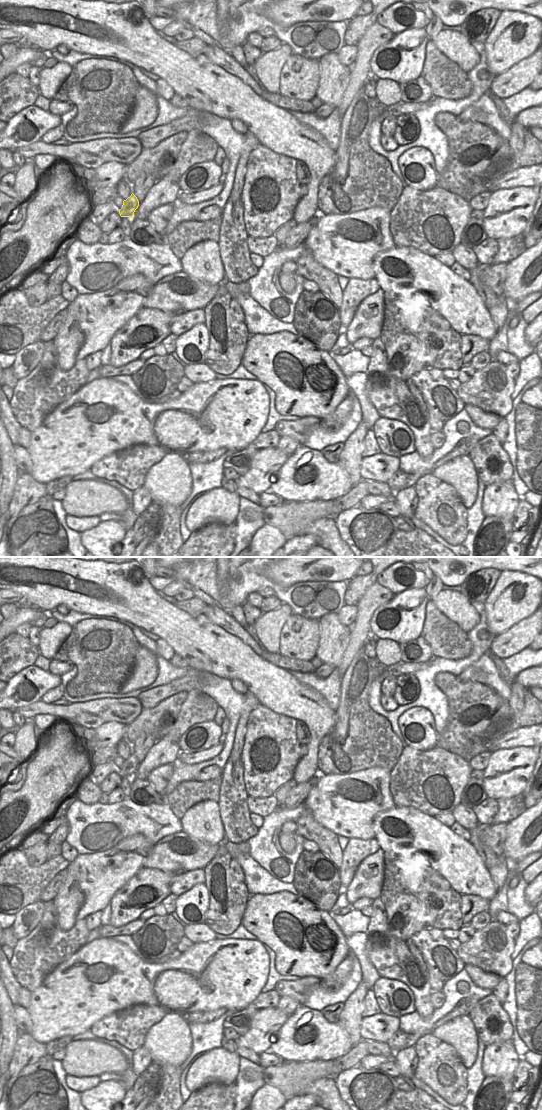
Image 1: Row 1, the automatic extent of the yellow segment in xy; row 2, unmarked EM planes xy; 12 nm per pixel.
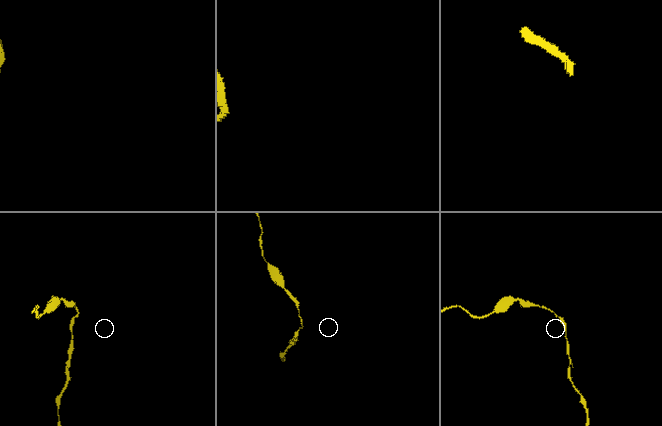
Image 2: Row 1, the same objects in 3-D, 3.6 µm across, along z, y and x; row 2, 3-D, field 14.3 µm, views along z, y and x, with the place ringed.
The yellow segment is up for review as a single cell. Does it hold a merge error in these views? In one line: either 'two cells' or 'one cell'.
one cell

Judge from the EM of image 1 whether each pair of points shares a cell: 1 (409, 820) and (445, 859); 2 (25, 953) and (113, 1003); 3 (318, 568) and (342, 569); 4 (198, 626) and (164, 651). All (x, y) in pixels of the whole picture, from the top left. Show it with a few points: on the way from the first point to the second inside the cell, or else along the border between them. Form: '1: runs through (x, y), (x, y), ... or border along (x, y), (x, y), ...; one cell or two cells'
1: runs through (419, 830), (438, 849); one cell
2: border along (73, 955), (61, 962), (38, 986); two cells
3: runs through (324, 568), (336, 568); one cell
4: border along (160, 637), (175, 652); two cells

